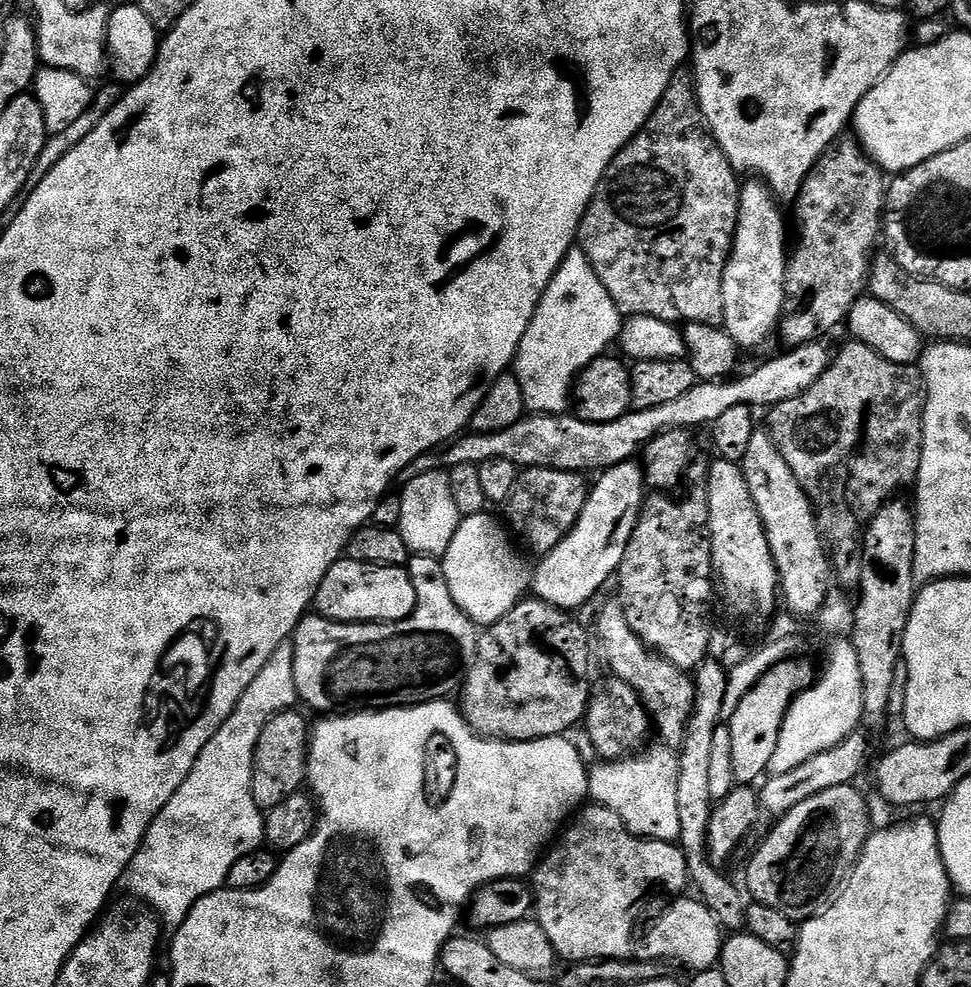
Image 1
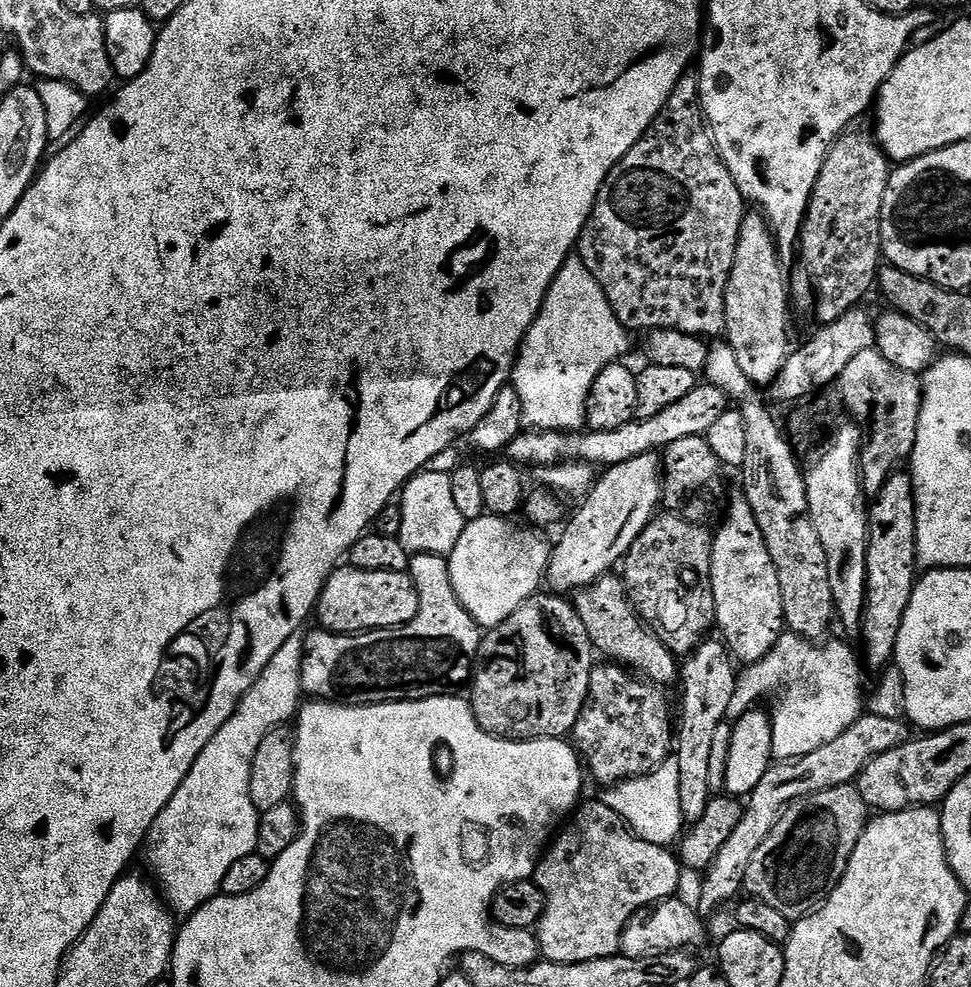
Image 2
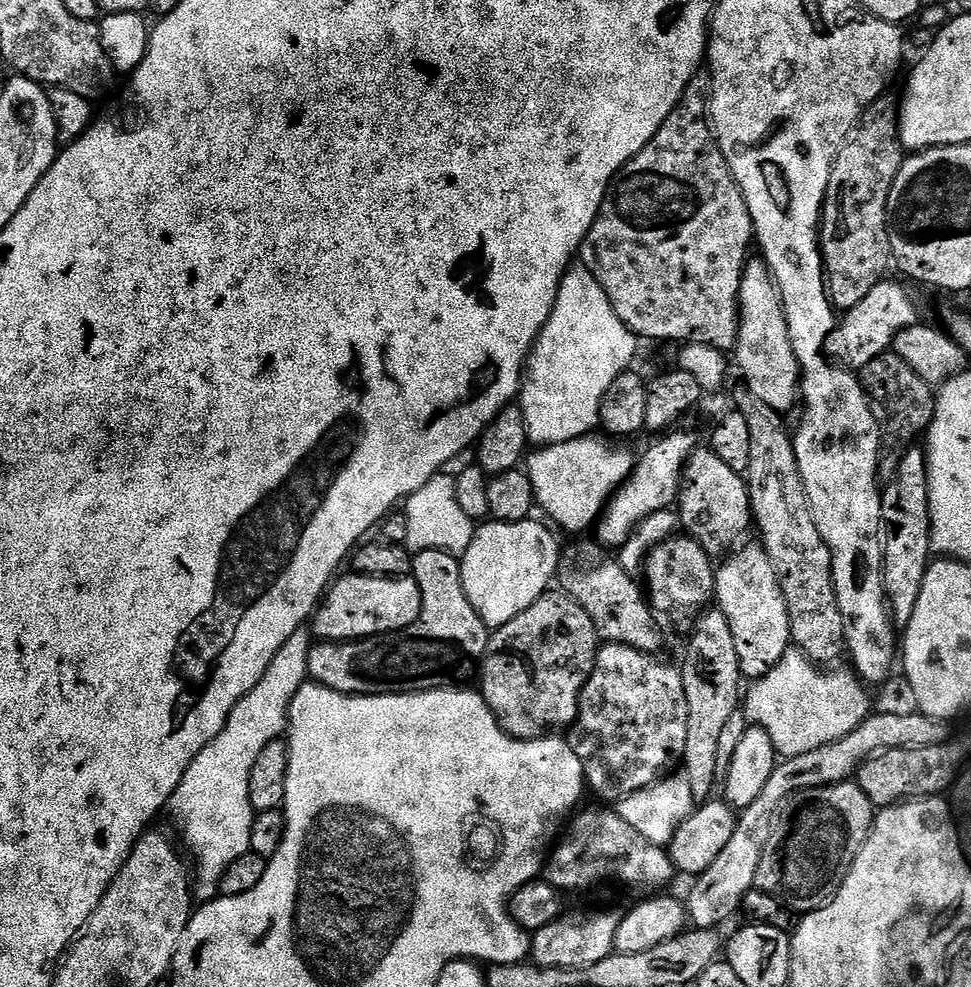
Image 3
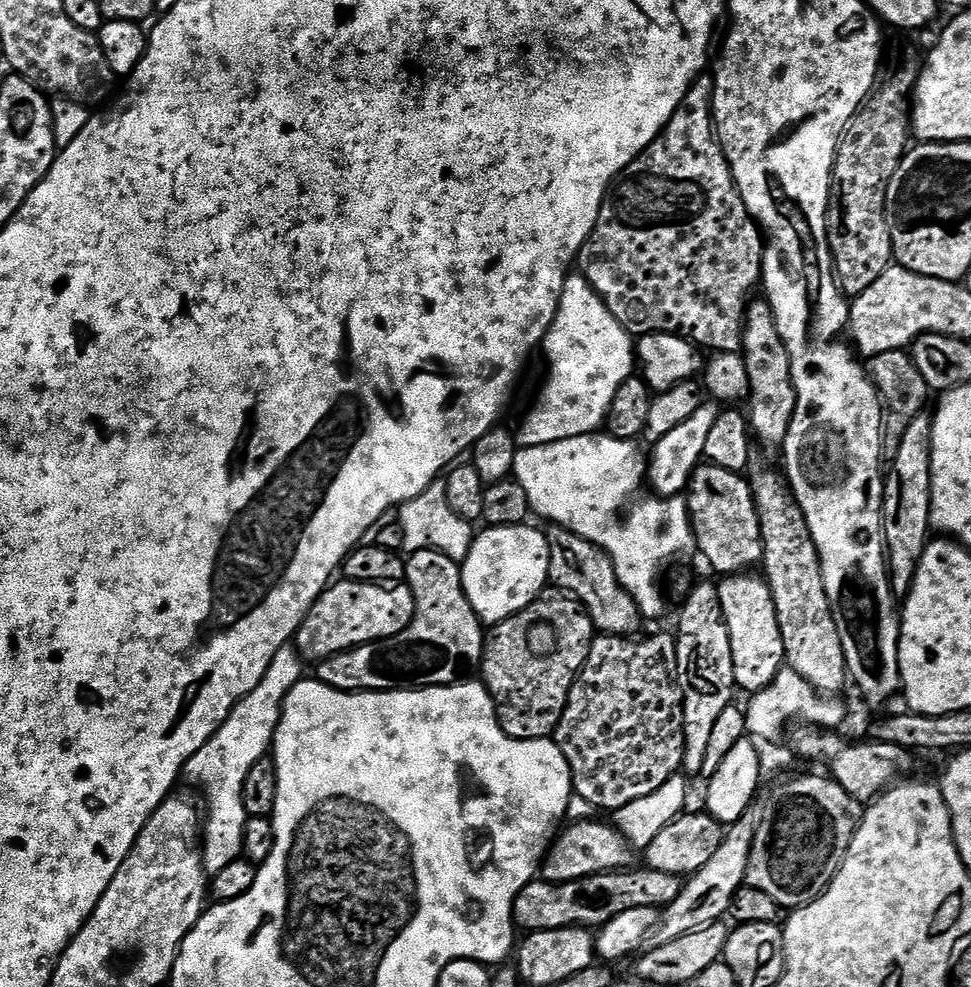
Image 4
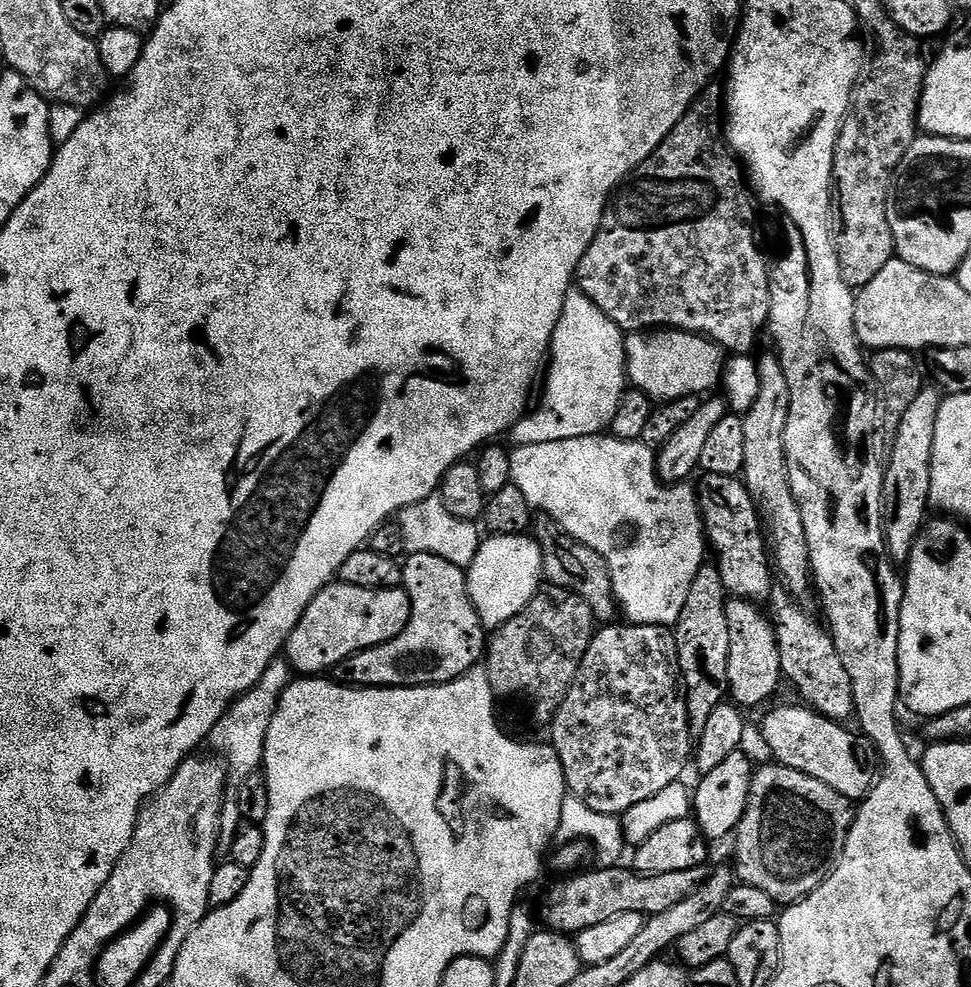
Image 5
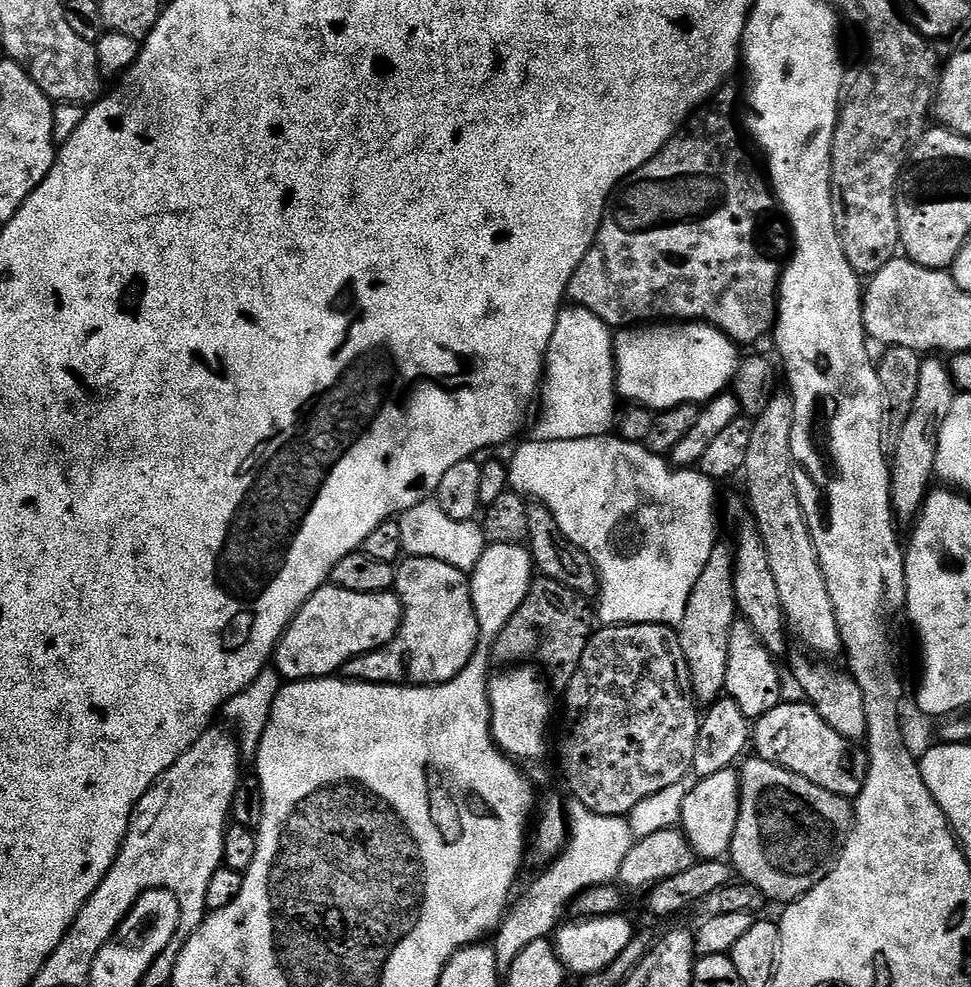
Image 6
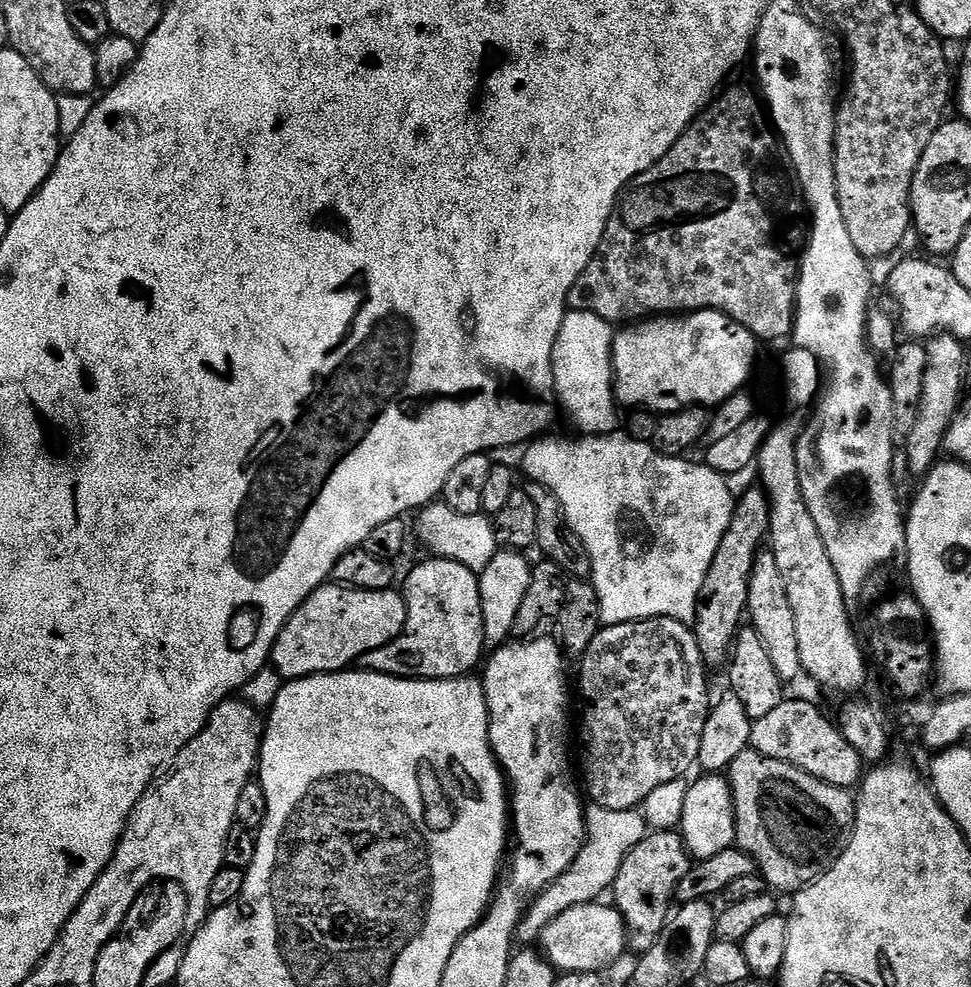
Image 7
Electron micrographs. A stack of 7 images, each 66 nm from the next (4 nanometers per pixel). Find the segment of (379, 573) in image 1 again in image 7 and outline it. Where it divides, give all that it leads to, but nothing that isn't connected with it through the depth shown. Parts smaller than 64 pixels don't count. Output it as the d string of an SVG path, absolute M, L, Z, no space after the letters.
M325 582L313 590L310 598L298 606L298 610L286 622L272 647L271 667L276 669L281 681L301 680L307 676L320 676L324 672L342 672L355 665L367 652L386 646L402 634L406 626L408 607L404 601L403 591L395 587L386 590L358 590L345 588L343 584Z

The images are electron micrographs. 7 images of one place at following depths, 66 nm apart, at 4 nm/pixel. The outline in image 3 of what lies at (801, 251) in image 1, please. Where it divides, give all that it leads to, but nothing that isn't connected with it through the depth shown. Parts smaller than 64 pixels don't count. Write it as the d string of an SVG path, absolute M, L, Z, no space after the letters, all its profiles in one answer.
M885 94L865 107L864 113L856 121L854 127L840 143L836 152L836 160L830 170L830 182L826 186L824 206L820 222L820 252L824 256L824 271L826 283L830 289L833 308L846 313L874 286L885 279L884 272L890 268L892 247L888 233L888 195L890 186L894 186L894 178L904 165L906 149L900 142L900 127L898 125L898 100L892 94Z

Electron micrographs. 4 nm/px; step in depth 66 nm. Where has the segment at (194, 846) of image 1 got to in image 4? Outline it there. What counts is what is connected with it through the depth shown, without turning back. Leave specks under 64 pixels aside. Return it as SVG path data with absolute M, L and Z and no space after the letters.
M286 646L278 650L278 654L270 658L270 666L266 674L262 674L262 682L258 682L258 686L254 686L250 694L246 694L237 702L234 710L230 710L226 722L222 722L220 729L212 735L210 742L206 742L206 746L202 746L202 750L198 750L198 754L194 754L194 758L190 758L184 766L183 775L189 776L204 791L204 796L208 799L208 812L206 808L206 815L202 820L202 855L205 873L217 872L225 866L230 866L230 862L241 859L244 849L244 827L249 818L246 806L242 802L242 786L246 782L246 774L250 774L254 765L269 755L280 721L280 712L284 709L284 700L294 685L305 675L303 666L305 667L302 657L295 647Z

